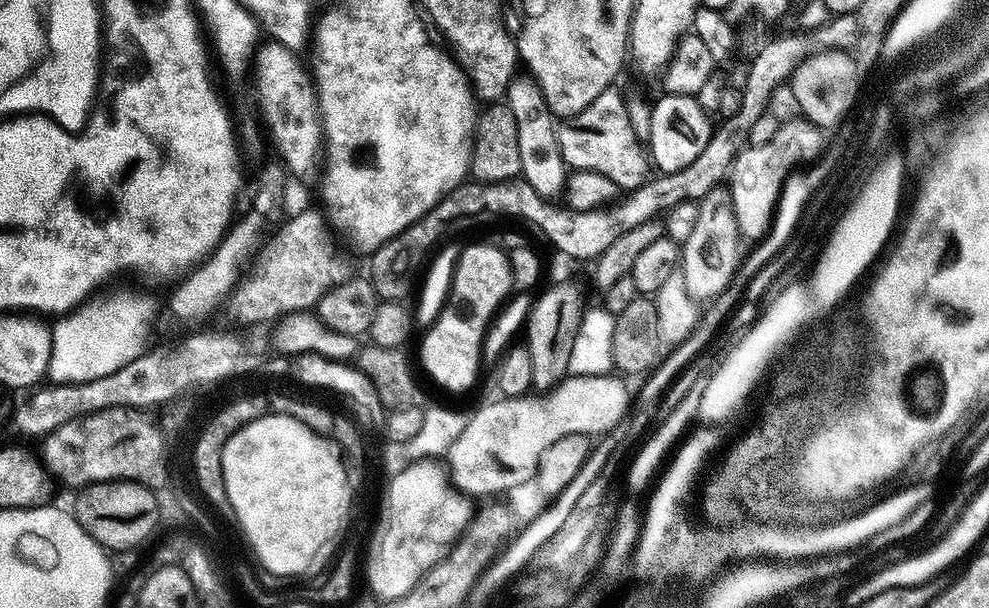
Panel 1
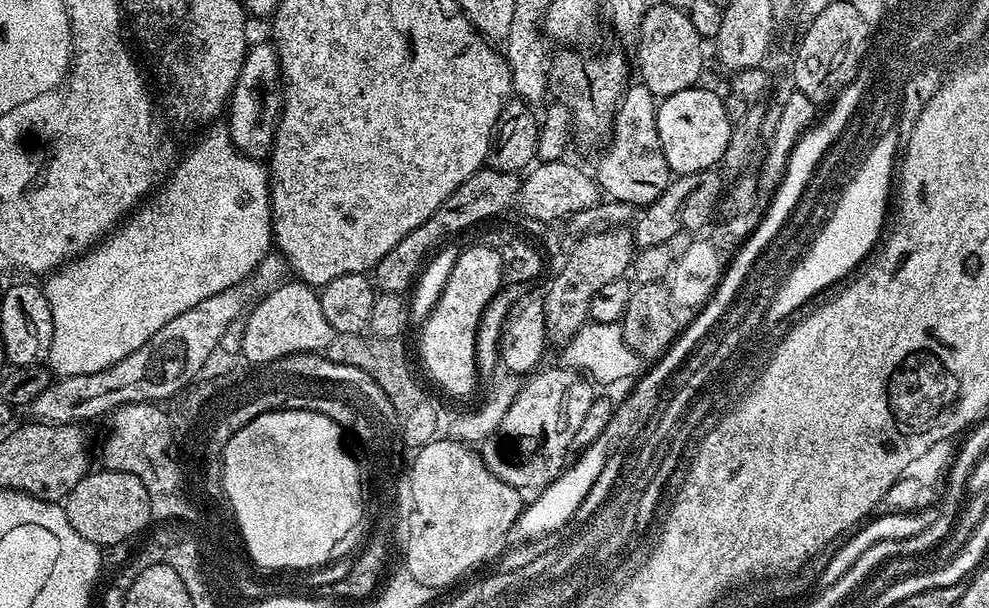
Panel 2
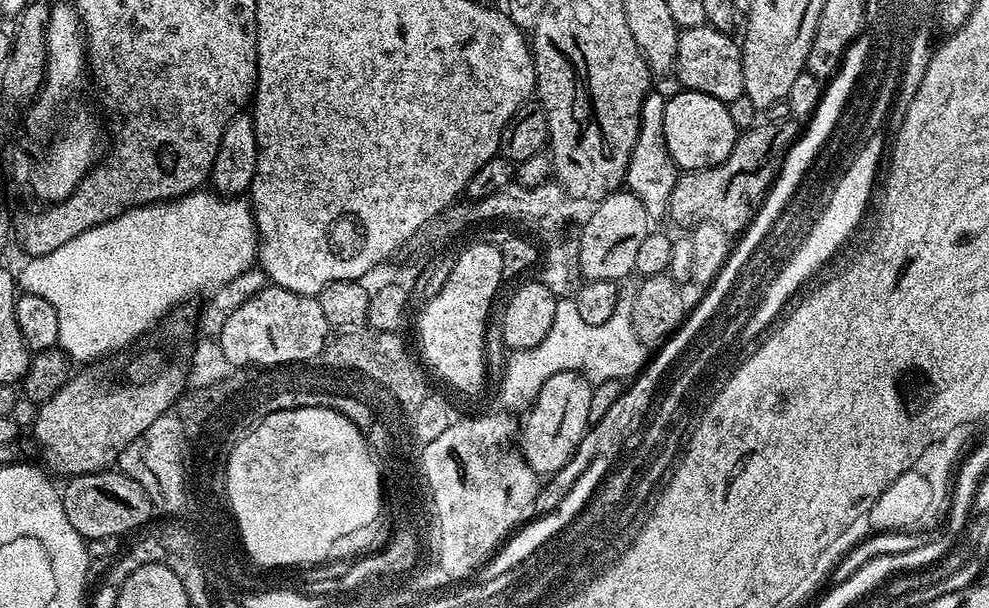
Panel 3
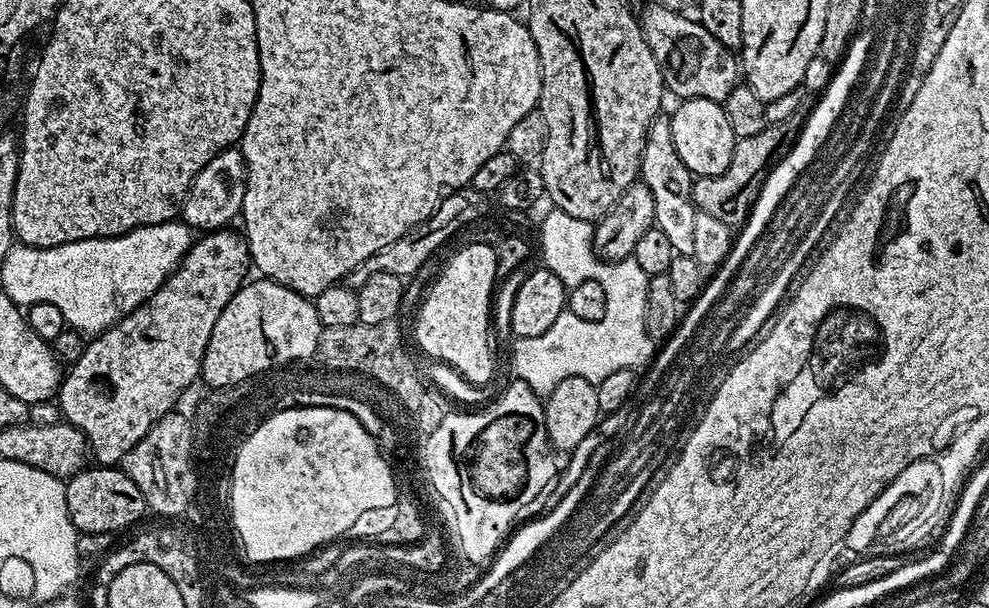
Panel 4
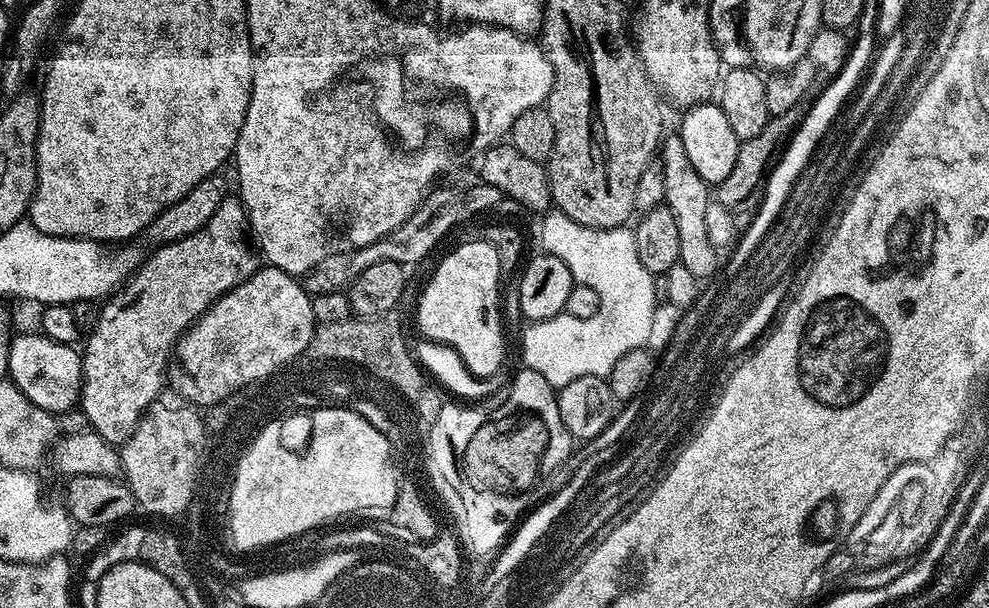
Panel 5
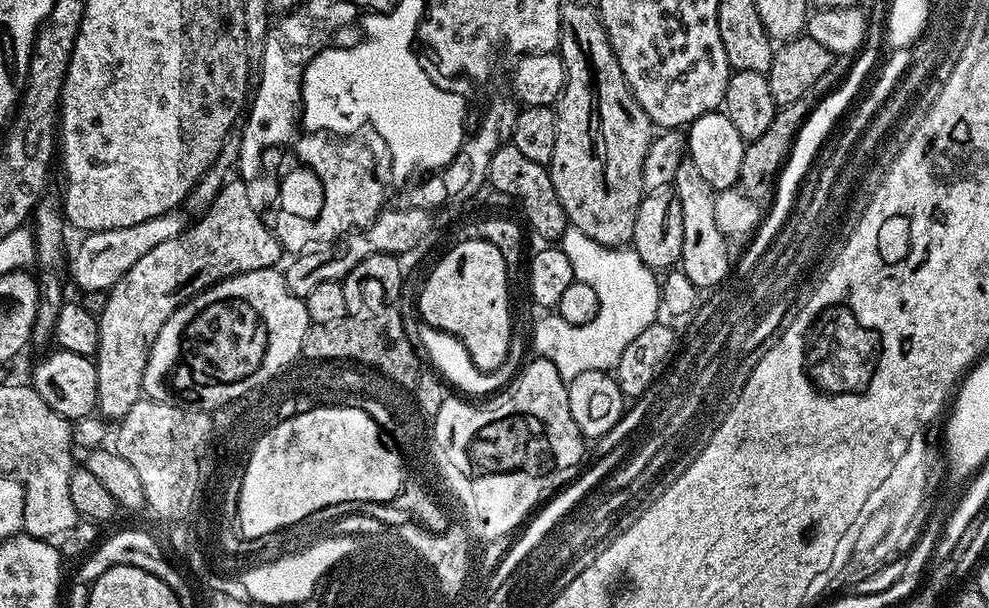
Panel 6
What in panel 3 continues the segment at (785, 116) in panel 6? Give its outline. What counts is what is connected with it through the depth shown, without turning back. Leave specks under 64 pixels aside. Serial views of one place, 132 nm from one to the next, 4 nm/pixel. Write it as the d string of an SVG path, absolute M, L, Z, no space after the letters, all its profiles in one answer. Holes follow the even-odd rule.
M792 118L775 122L757 122L751 128L745 128L737 135L730 154L720 164L716 164L712 168L688 170L677 175L676 185L670 194L667 219L670 218L674 223L681 224L685 230L695 228L697 224L714 222L714 226L722 226L722 230L726 230L729 234L743 233L755 218L764 197L775 182L780 167L783 166L784 156L798 139L798 128L796 130L795 123L797 124L797 121Z

